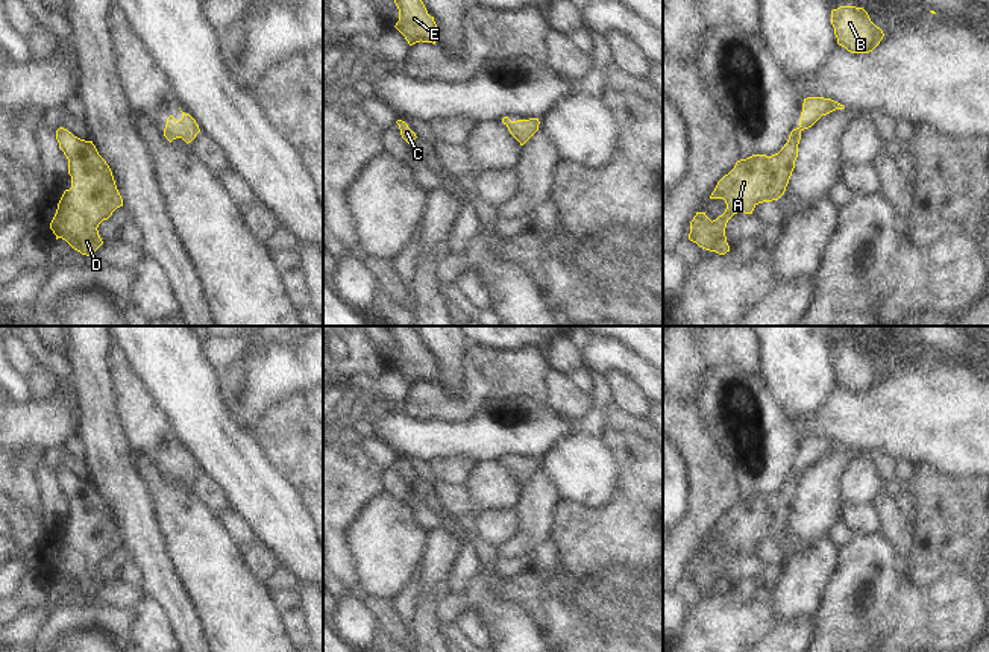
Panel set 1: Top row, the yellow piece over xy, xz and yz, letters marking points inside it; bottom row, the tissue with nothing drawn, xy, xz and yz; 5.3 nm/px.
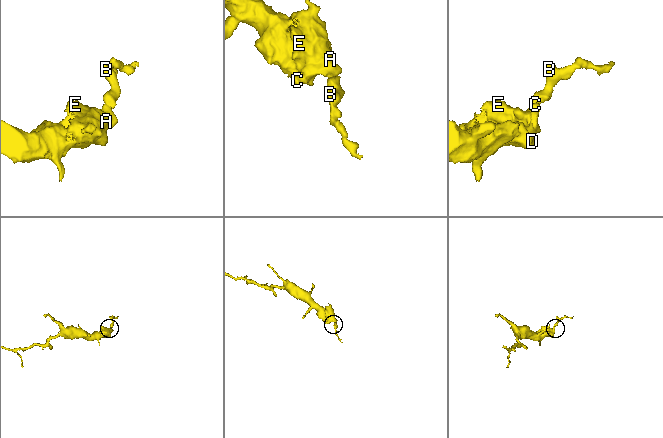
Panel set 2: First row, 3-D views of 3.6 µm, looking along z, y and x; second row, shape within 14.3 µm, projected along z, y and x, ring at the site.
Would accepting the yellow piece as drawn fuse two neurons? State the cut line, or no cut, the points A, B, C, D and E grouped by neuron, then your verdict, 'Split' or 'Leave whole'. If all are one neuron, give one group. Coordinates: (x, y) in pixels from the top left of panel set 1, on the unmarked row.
No split. Groups: A B C D E. Leave whole.

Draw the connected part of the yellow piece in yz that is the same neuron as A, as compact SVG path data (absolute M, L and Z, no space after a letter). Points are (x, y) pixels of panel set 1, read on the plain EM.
M804 438L799 465L790 472L784 487L772 496L752 494L737 500L710 535L710 538L725 540L725 552L713 561L705 552L696 552L690 561L689 579L719 594L730 591L725 576L728 560L737 552L752 553L758 543L778 540L784 534L795 508L801 472L812 467L822 455L843 447L831 438Z

